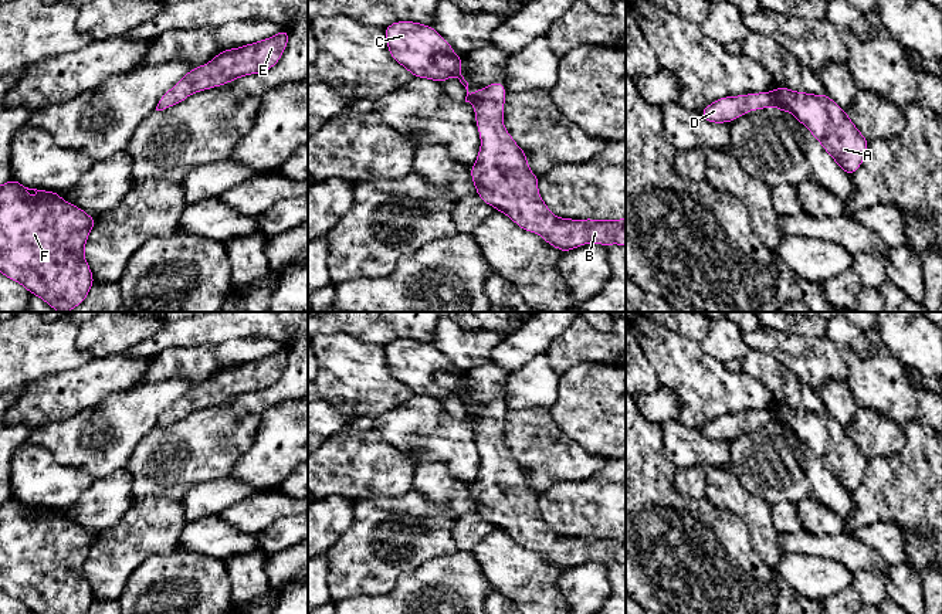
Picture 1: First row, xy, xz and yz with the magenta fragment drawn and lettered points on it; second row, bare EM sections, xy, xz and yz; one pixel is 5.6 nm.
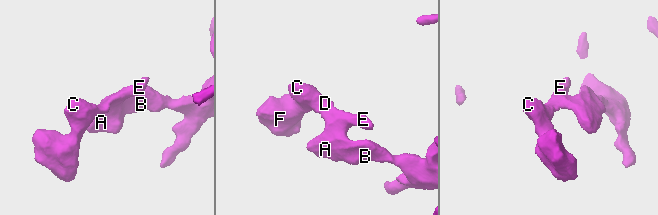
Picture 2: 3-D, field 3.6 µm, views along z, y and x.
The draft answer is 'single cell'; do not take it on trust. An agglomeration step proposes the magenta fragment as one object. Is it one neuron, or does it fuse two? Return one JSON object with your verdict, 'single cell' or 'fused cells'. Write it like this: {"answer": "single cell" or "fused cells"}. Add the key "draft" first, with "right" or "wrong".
{"draft": "right", "answer": "single cell"}

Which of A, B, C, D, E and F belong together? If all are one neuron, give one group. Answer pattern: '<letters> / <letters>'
A B C D E F

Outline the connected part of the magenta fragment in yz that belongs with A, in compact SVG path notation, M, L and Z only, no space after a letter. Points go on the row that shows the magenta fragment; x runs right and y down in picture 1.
M777 85L772 92L724 96L699 113L711 123L729 123L749 111L770 106L777 106L780 112L792 112L844 173L851 176L863 164L868 140L851 122L848 112L844 112L826 92L814 95Z

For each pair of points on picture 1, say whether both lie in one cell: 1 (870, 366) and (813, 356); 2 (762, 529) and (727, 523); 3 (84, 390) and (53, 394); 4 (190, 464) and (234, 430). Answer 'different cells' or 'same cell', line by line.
1: different cells
2: different cells
3: same cell
4: same cell

